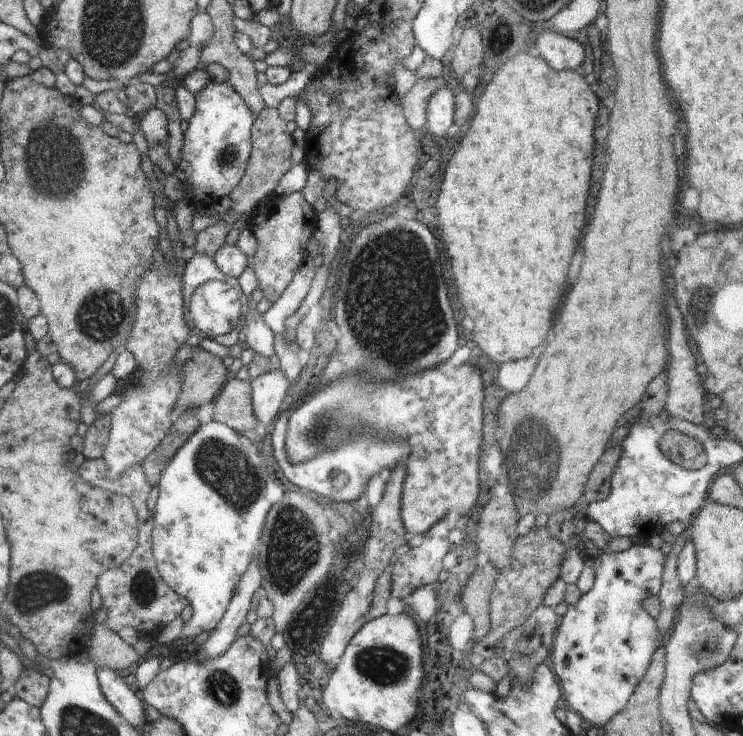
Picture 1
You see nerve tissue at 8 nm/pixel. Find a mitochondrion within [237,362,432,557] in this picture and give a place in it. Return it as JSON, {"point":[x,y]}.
{"point":[331,423]}

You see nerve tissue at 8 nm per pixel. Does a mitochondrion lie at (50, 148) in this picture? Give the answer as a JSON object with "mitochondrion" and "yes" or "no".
{"mitochondrion":"yes"}

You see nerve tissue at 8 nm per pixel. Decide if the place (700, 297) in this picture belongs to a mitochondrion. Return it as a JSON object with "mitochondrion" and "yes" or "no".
{"mitochondrion":"yes"}

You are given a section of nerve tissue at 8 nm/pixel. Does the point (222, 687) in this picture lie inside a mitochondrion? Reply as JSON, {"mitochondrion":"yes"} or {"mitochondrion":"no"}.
{"mitochondrion":"yes"}

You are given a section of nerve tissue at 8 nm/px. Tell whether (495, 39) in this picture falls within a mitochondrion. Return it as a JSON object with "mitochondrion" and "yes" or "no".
{"mitochondrion":"no"}

